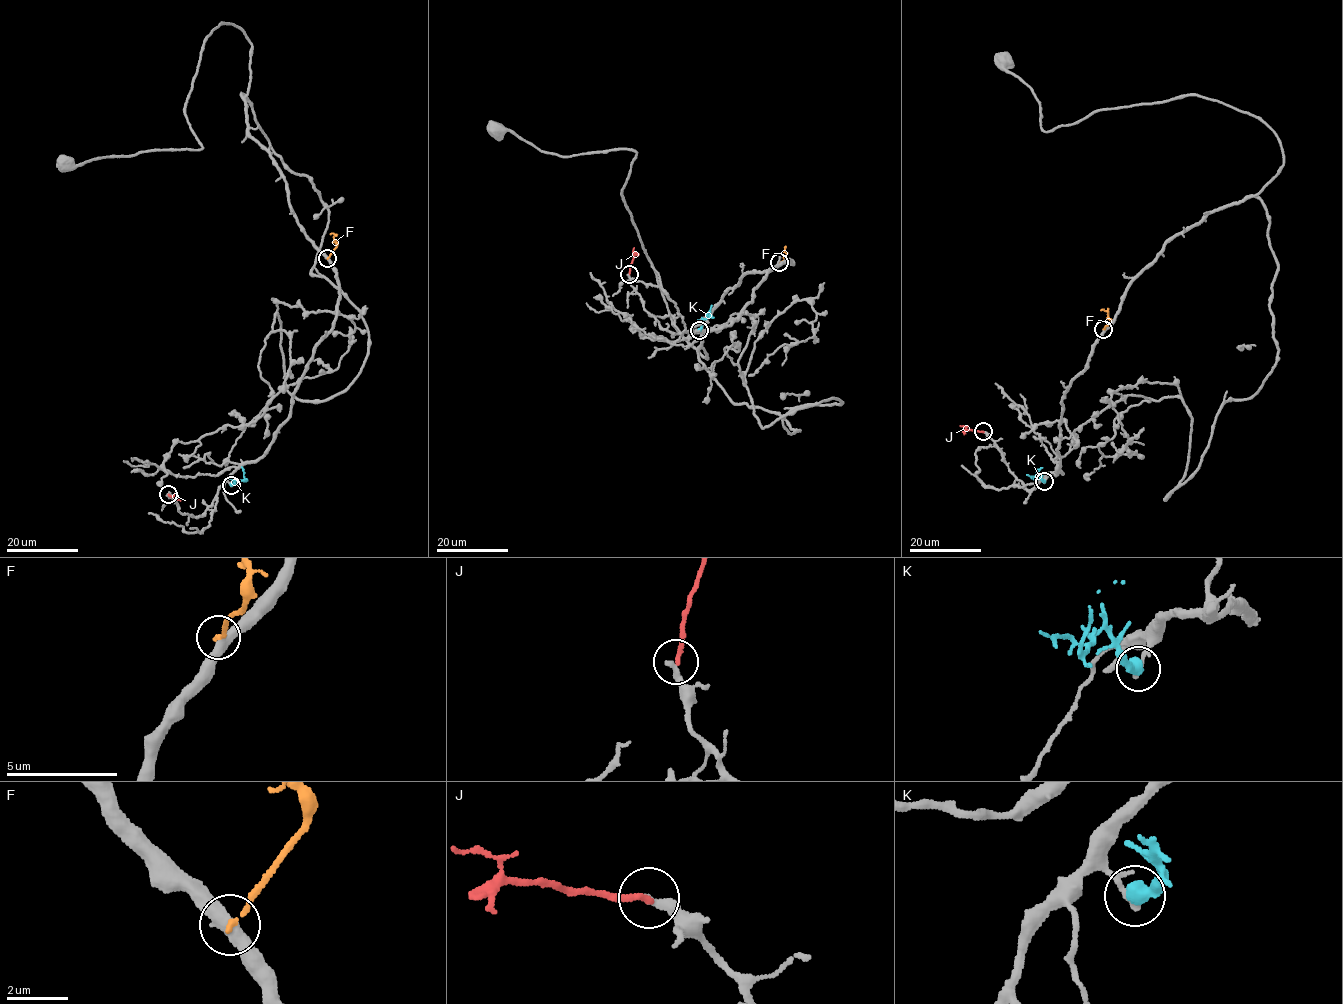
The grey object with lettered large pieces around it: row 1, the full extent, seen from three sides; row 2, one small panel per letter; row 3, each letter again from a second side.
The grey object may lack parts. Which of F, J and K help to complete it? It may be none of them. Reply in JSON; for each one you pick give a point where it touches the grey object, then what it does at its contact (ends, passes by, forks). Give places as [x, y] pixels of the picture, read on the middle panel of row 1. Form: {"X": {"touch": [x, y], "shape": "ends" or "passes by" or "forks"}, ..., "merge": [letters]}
{"merge": []}

